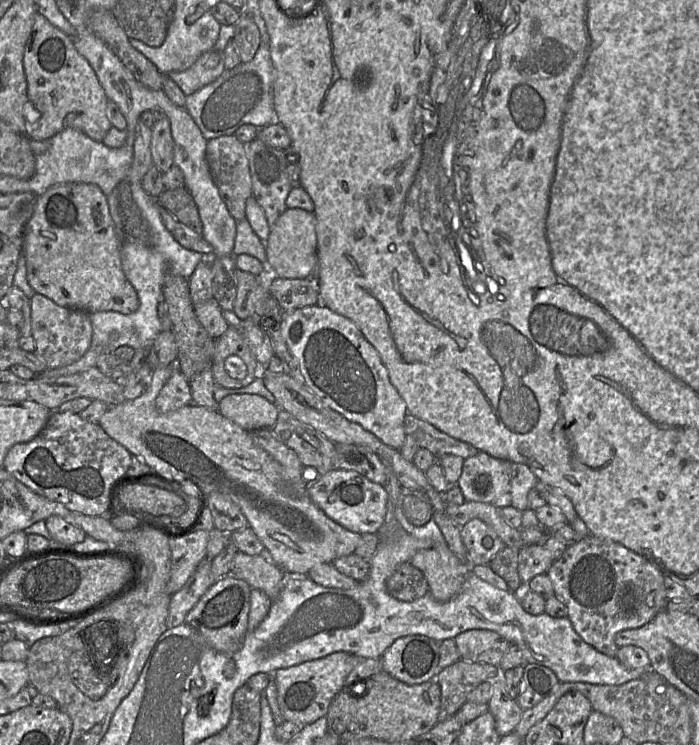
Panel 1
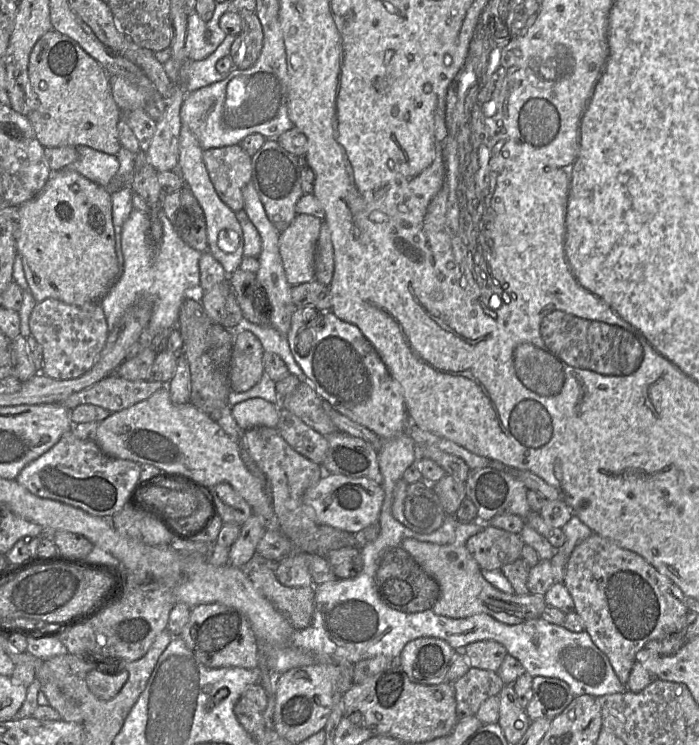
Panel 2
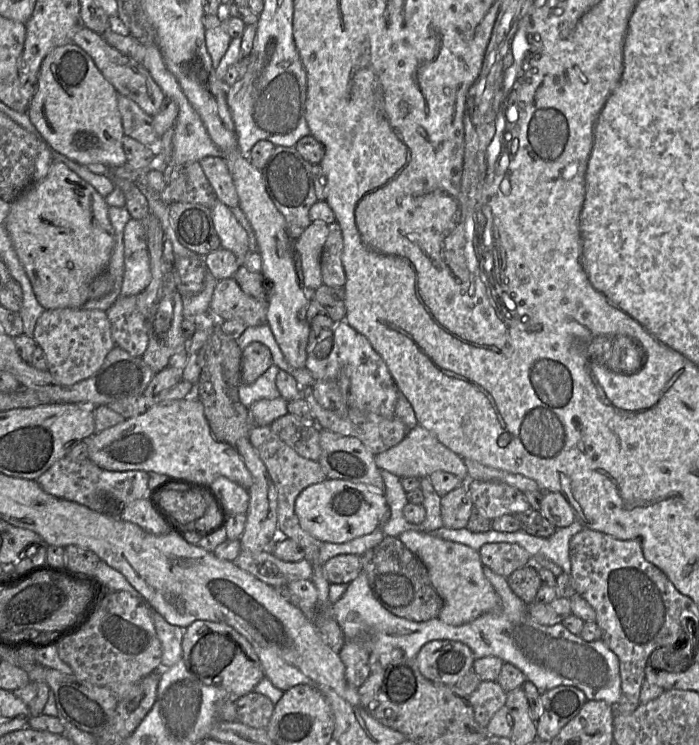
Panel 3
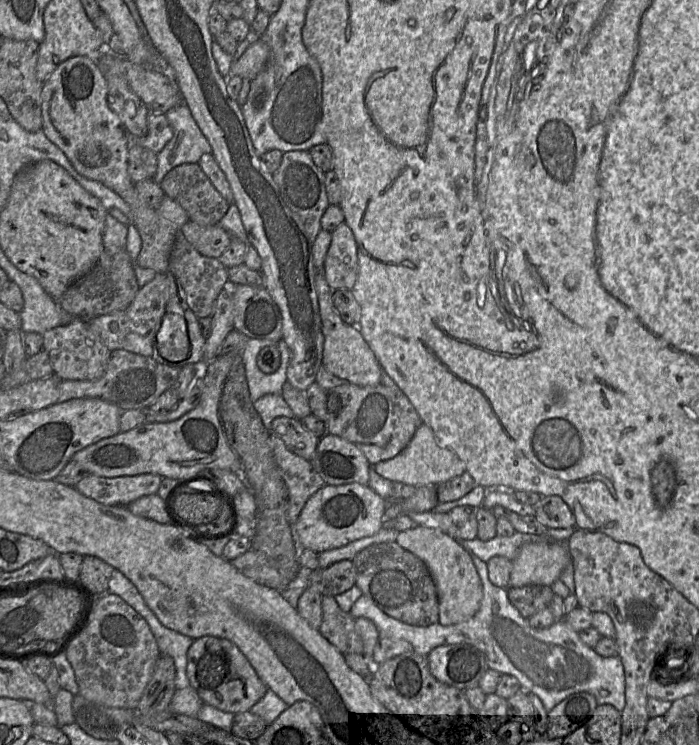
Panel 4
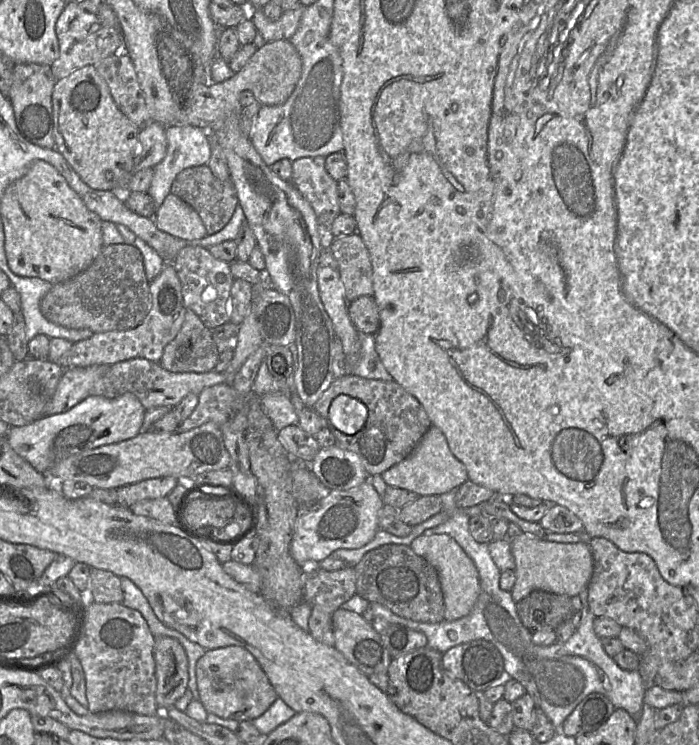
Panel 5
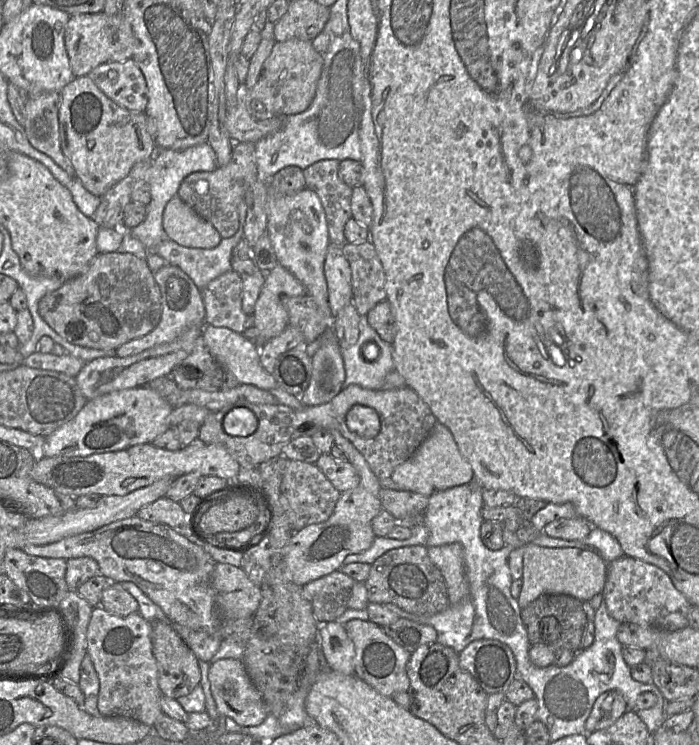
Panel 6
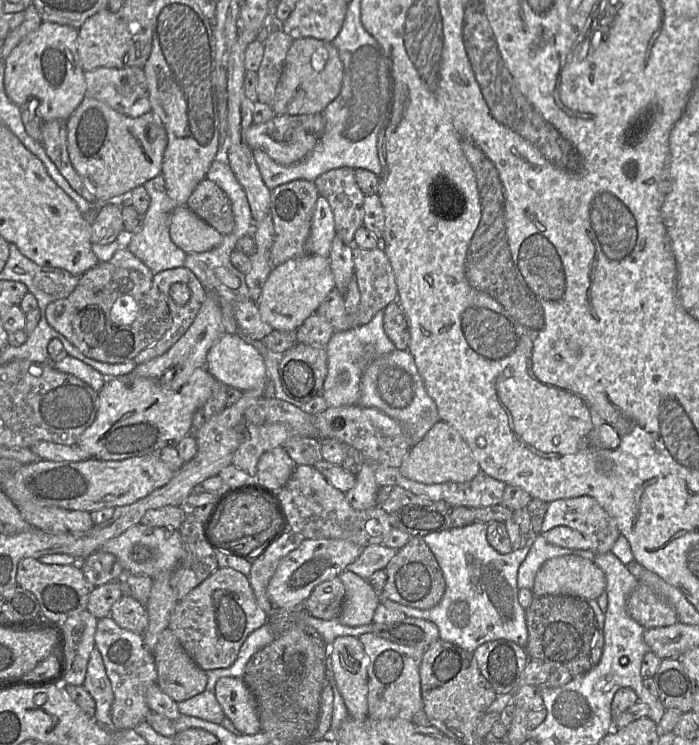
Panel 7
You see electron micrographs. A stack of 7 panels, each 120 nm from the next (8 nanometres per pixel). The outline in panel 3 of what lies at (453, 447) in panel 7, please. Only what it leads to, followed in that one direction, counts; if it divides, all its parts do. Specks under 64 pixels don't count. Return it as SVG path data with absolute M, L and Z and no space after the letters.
M417 424L409 430L403 440L396 446L375 456L375 463L380 470L403 477L428 478L435 471L452 473L467 482L468 469L463 459L443 445L434 434Z

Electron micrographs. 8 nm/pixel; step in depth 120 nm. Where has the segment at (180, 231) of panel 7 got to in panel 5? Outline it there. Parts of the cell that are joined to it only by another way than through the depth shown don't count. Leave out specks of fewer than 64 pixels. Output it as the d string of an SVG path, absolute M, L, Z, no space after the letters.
M171 193L157 208L153 220L160 231L183 240L199 240L208 235L195 210Z

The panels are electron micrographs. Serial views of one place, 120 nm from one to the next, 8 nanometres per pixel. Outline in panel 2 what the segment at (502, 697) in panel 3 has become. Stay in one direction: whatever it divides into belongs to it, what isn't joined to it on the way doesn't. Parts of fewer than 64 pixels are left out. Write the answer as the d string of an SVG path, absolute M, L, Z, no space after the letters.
M471 667L464 676L453 683L458 719L476 715L481 704L491 696L498 696L504 686L498 672Z

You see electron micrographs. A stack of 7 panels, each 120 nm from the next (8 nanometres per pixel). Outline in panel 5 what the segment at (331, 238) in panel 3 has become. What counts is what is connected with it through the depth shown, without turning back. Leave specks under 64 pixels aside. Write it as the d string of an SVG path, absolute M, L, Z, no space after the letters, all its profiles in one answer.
M358 232L335 238L331 252L338 263L346 300L373 296L373 269L370 255Z

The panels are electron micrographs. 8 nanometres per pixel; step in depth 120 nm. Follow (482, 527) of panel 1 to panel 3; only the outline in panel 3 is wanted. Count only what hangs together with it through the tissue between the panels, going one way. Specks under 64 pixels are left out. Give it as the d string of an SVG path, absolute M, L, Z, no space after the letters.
M486 543L478 552L483 565L505 578L516 569L532 563L530 554L518 544Z

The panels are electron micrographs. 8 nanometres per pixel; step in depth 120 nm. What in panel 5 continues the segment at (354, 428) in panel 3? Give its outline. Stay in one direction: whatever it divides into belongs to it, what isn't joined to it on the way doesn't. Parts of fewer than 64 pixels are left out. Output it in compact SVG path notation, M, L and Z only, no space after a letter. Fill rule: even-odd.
M346 374L332 382L313 408L327 422L335 438L335 445L356 453L368 476L381 475L385 470L408 457L432 425L420 402L394 380L381 381ZM339 395L348 395L358 399L368 409L365 425L356 434L343 433L329 418L330 405Z

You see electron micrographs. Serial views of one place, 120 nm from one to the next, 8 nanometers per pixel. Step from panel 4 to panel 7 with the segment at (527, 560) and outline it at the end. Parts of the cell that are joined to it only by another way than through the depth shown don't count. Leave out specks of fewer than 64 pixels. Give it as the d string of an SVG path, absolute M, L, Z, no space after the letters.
M563 555L541 566L531 591L534 596L570 595L594 600L605 589L605 574L594 562L578 555Z

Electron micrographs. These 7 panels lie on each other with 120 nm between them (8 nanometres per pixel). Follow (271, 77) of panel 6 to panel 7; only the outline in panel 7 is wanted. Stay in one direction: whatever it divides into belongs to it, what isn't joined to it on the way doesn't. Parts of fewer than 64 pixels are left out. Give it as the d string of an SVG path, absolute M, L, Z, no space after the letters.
M311 37L294 39L285 59L271 109L276 115L322 113L339 95L342 80L343 63L332 43Z

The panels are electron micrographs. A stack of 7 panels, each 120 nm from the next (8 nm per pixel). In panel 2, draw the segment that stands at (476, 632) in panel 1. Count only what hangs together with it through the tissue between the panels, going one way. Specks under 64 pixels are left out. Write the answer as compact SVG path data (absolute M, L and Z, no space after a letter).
M482 640L468 644L461 653L474 668L498 672L505 656L505 647L492 640Z

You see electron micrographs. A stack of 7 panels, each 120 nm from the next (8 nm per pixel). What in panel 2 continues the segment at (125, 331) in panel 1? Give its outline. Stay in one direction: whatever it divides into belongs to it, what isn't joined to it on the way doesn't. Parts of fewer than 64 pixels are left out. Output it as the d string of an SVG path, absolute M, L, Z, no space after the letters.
M136 209L131 211L122 228L122 274L100 301L109 332L115 329L126 311L135 303L141 300L151 303L152 316L139 339L142 347L150 347L153 337L164 329L178 327L179 311L183 301L187 298L200 300L204 293L200 287L199 269L199 259L203 253L182 241L162 209L158 218L162 222L163 235L160 245L155 245L150 236L150 215Z

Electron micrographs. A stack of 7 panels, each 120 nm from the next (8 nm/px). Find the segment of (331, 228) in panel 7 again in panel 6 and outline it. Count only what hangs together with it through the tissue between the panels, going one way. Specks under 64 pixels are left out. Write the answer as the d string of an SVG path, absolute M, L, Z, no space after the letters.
M270 186L267 199L267 233L277 263L300 280L326 316L331 316L324 262L330 245L326 214L318 195L307 188L293 195L274 192Z

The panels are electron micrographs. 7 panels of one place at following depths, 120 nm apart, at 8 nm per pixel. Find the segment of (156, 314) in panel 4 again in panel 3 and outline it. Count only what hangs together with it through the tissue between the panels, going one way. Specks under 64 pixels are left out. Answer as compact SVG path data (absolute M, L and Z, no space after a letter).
M120 296L106 311L115 346L133 357L141 357L148 347L145 316L137 307L136 296Z

